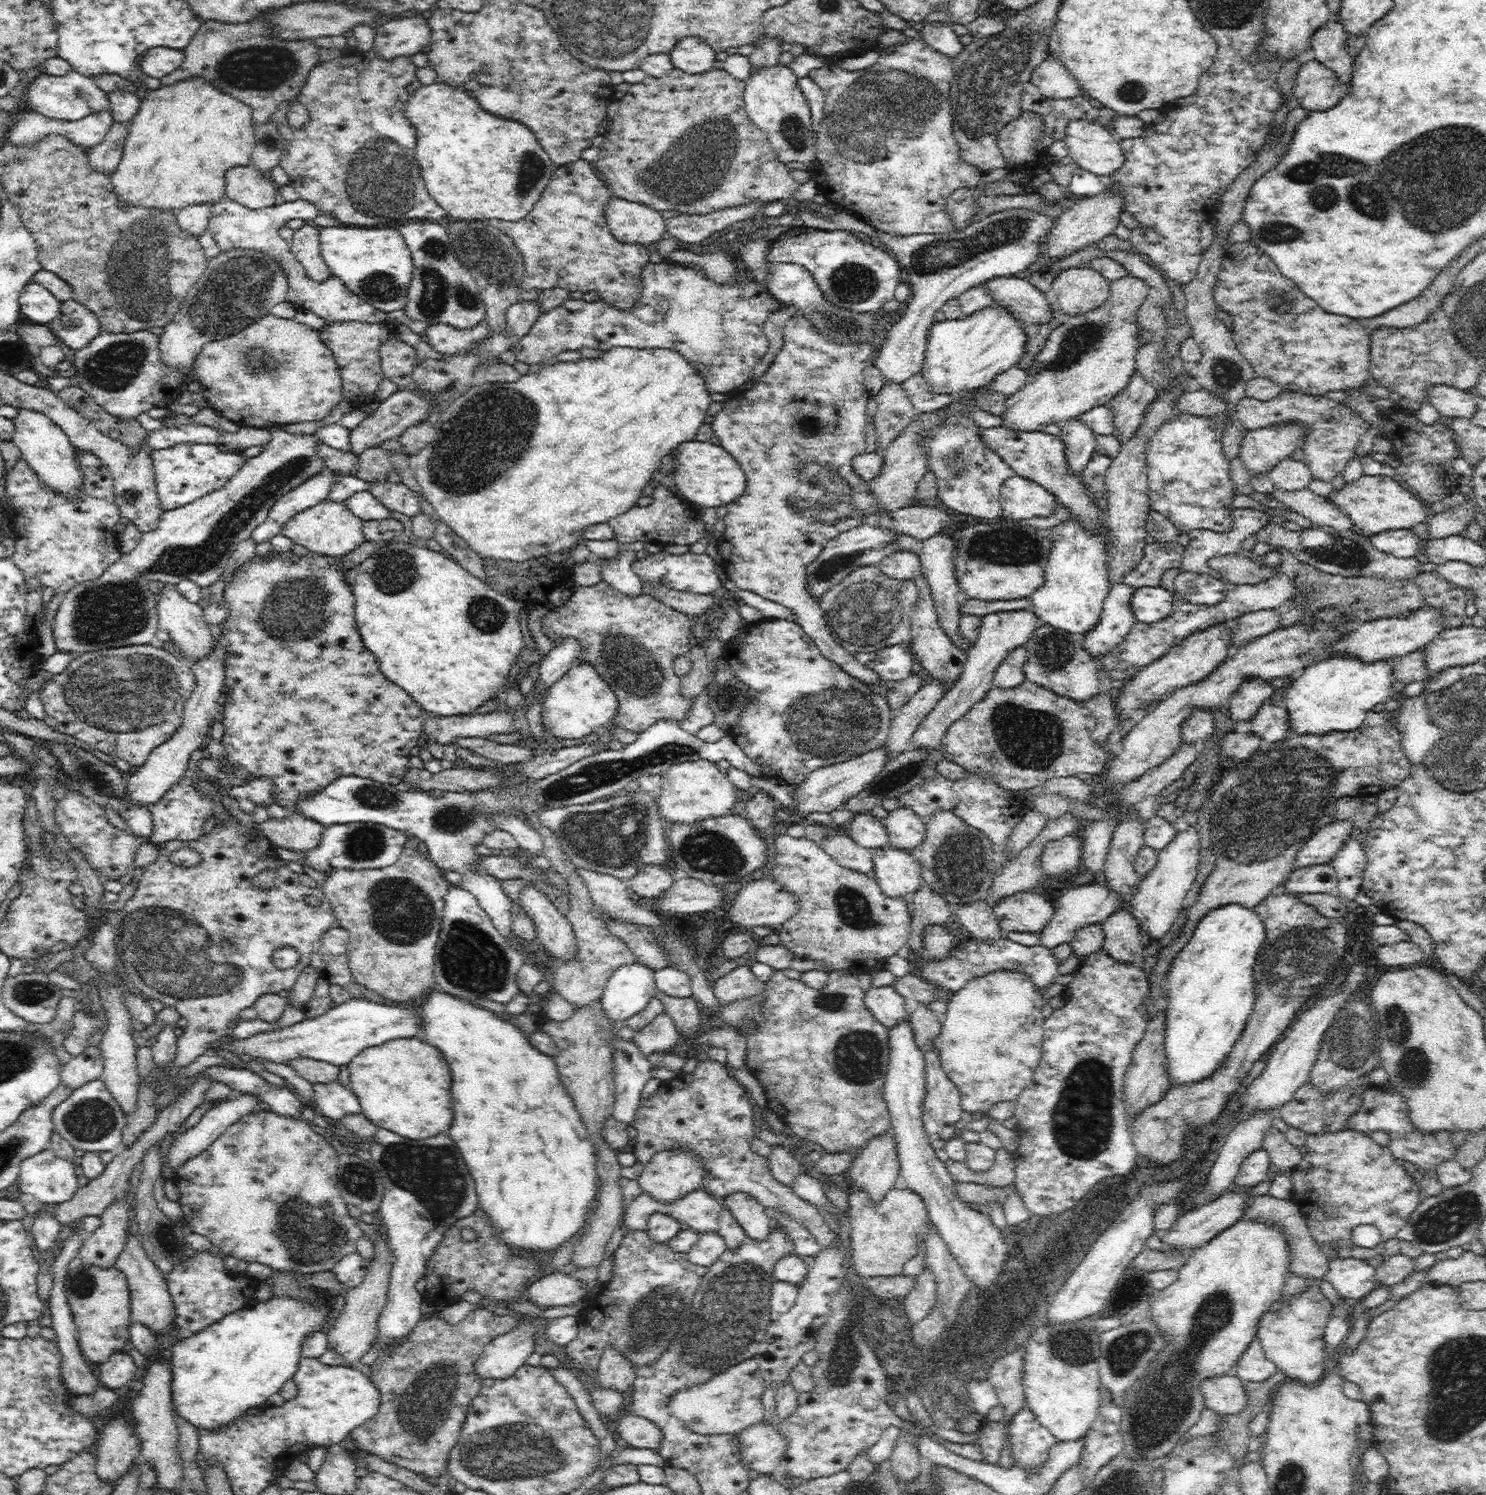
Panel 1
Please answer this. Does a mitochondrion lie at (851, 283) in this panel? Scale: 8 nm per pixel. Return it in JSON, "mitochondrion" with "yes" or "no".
{"mitochondrion":"yes"}

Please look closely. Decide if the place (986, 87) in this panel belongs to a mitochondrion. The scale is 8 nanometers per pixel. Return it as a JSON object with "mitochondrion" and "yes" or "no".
{"mitochondrion":"yes"}

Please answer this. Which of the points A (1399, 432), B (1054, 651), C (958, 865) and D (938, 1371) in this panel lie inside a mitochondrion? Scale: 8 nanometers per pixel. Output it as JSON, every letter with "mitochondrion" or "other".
{"A":"other","B":"mitochondrion","C":"mitochondrion","D":"mitochondrion"}

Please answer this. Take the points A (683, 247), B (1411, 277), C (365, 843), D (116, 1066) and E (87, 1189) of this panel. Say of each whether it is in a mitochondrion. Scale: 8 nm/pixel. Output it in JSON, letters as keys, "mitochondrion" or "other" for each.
{"A":"other","B":"other","C":"mitochondrion","D":"other","E":"other"}

